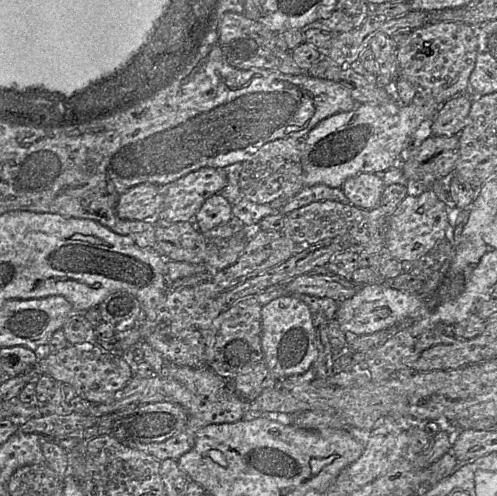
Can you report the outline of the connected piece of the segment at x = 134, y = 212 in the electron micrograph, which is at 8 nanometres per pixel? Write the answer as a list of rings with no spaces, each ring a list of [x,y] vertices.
[[[142,183],[123,193],[116,206],[116,214],[124,220],[153,220],[164,202],[164,187]]]

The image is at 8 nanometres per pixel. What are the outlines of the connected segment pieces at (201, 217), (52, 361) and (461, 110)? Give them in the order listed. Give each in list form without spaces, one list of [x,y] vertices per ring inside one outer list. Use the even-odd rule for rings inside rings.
[[[218,193],[204,201],[193,223],[200,232],[205,232],[227,223],[231,218],[232,205]]]
[[[93,344],[69,345],[58,353],[38,360],[32,369],[37,375],[51,377],[56,383],[69,384],[77,397],[92,403],[112,399],[132,377],[132,369],[122,358],[122,353],[110,353]]]
[[[462,94],[441,105],[432,119],[431,136],[459,135],[466,123],[473,99],[469,94]]]

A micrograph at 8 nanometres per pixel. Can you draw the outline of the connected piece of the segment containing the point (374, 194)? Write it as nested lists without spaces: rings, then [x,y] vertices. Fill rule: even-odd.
[[[370,173],[349,178],[340,187],[349,204],[364,210],[379,206],[384,188],[381,175]]]

